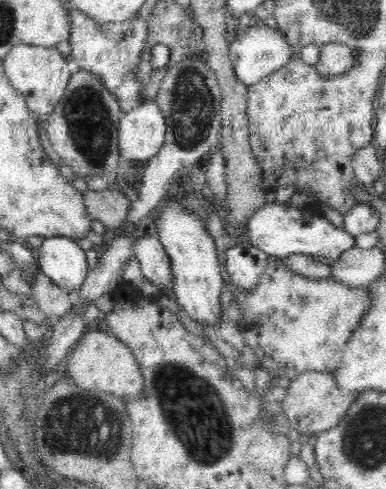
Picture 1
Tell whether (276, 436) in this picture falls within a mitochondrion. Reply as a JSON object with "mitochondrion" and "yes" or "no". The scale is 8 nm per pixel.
{"mitochondrion":"no"}

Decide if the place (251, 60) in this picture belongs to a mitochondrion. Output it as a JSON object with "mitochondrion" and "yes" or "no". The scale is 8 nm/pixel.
{"mitochondrion":"no"}

